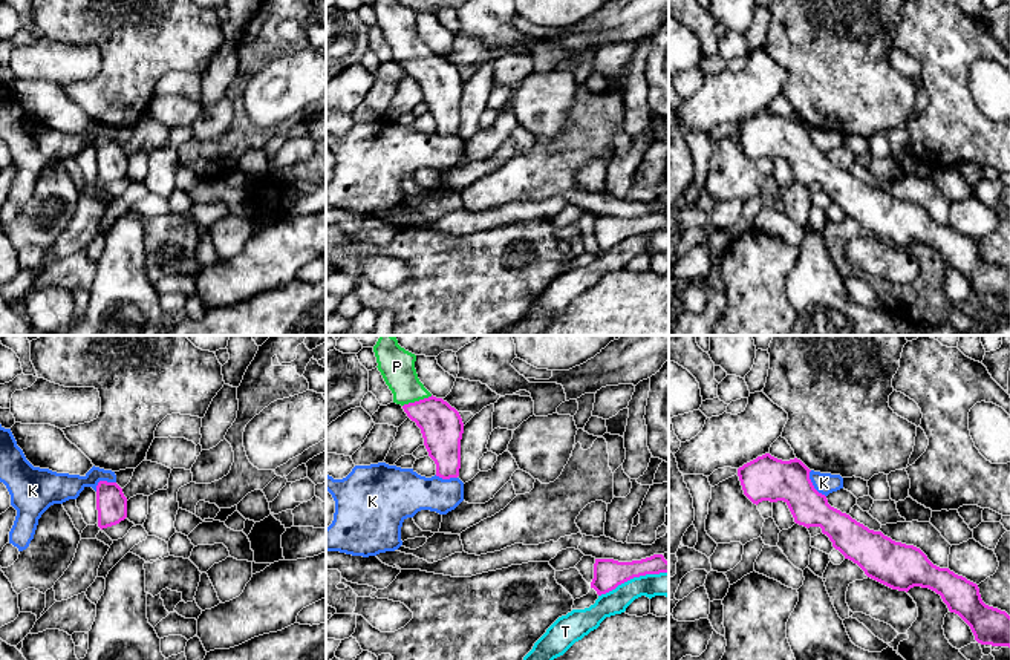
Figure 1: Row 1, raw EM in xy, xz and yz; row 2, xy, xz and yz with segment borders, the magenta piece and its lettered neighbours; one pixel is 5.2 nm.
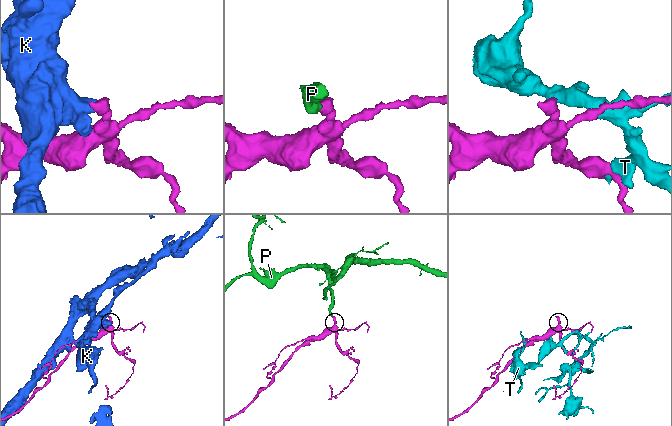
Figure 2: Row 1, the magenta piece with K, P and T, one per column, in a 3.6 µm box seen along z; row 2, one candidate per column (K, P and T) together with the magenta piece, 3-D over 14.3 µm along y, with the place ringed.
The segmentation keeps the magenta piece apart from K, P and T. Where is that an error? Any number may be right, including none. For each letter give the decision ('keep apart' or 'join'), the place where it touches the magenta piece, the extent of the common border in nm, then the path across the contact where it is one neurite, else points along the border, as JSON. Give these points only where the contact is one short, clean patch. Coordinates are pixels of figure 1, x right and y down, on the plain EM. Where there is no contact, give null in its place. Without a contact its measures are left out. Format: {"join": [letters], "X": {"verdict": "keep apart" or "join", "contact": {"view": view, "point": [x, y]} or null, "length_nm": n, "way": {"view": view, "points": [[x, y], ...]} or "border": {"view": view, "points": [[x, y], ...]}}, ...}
{"join": ["P"], "K": {"verdict": "keep apart", "contact": {"view": "yz", "point": [811, 141]}, "length_nm": 170, "border": {"view": "yz", "points": [[810, 127], [813, 143], [825, 153]]}}, "P": {"verdict": "join", "contact": {"view": "xz", "point": [417, 58]}, "length_nm": 170, "way": {"view": "xz", "points": [[441, 83], [417, 58], [407, 48], [397, 22]]}}, "T": {"verdict": "keep apart", "contact": {"view": "xz", "point": [632, 235]}, "length_nm": 400}}

